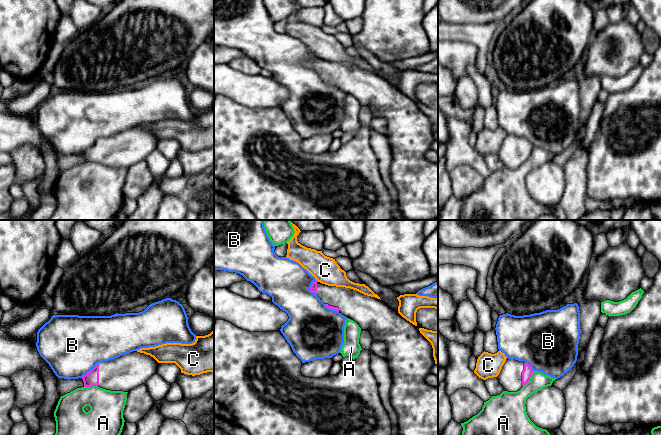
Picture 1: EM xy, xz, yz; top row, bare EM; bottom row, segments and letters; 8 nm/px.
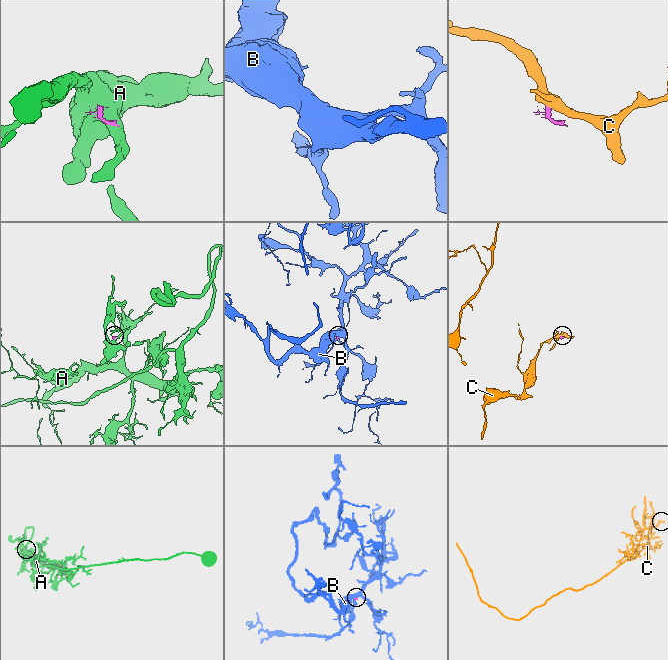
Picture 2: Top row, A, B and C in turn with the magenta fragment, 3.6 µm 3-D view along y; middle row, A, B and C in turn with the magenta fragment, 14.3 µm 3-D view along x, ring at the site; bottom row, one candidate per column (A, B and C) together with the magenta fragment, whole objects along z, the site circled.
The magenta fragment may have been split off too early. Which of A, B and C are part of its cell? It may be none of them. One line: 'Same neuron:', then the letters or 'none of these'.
Same neuron: none of these

